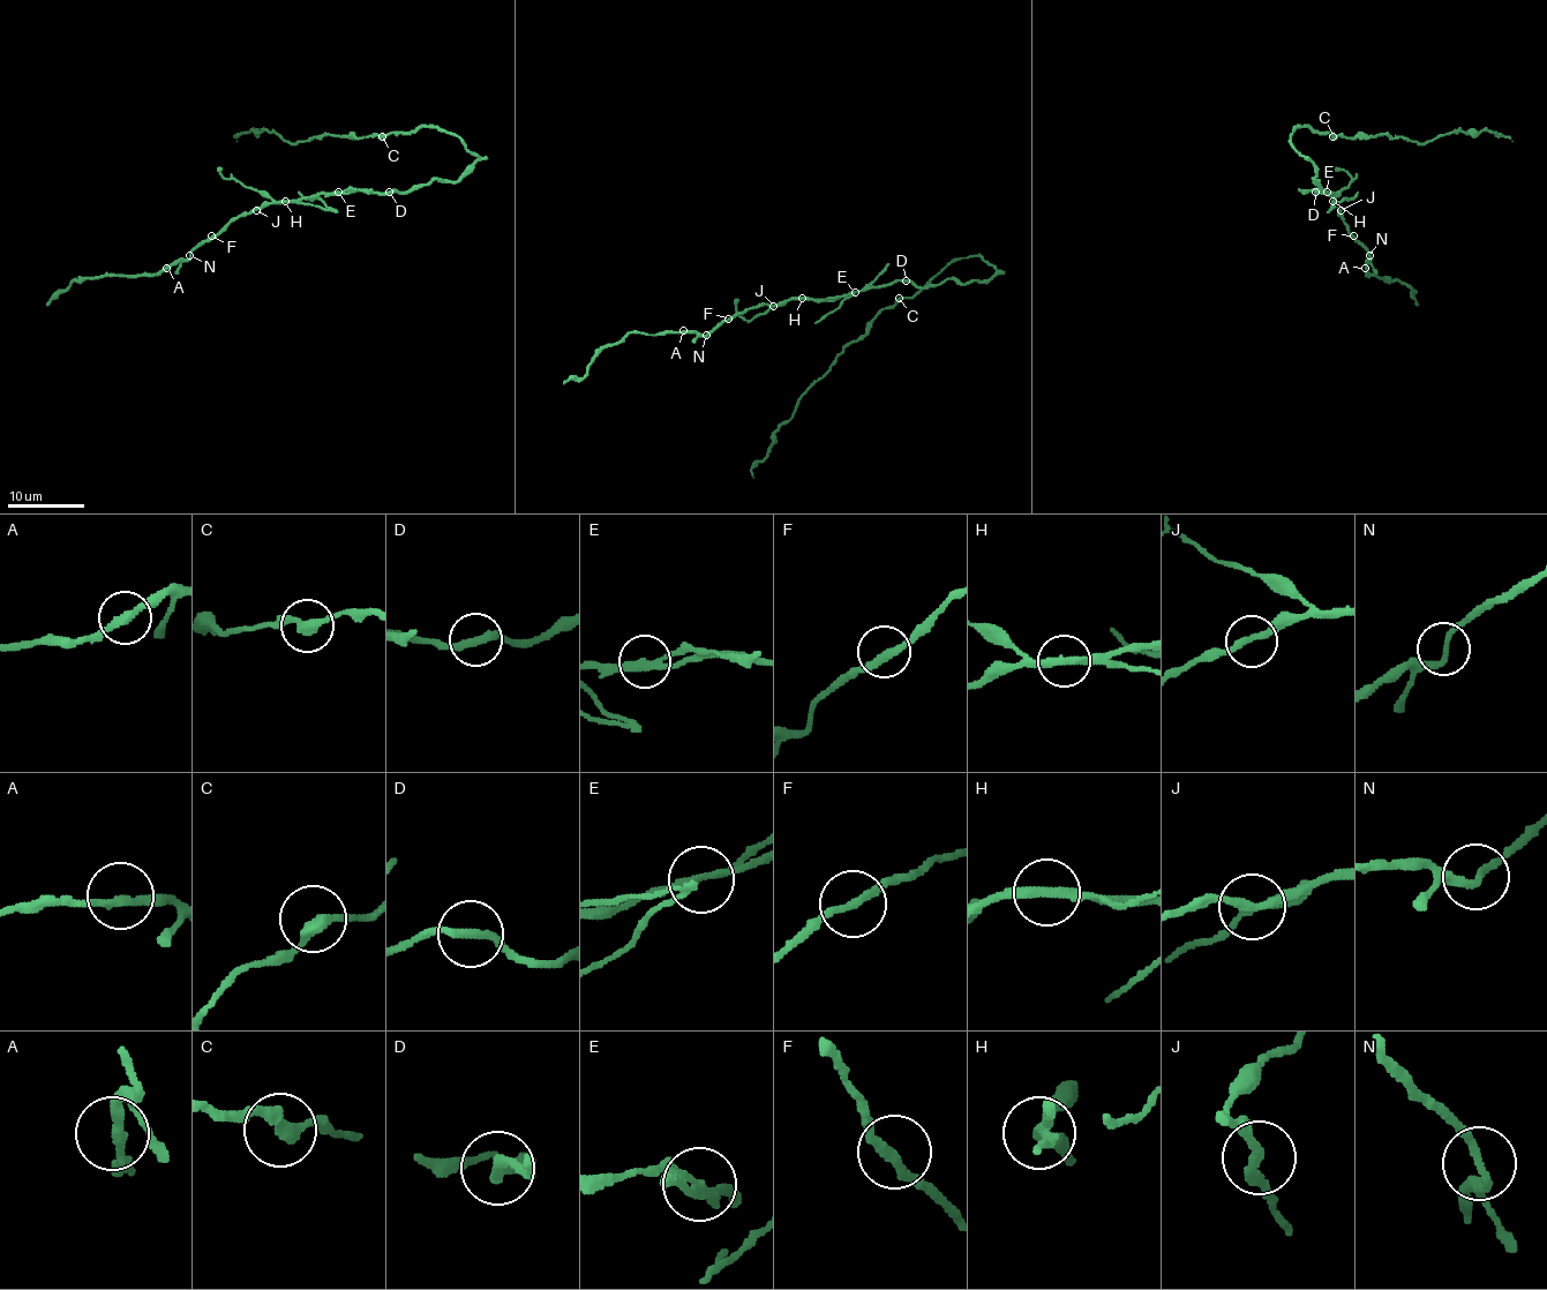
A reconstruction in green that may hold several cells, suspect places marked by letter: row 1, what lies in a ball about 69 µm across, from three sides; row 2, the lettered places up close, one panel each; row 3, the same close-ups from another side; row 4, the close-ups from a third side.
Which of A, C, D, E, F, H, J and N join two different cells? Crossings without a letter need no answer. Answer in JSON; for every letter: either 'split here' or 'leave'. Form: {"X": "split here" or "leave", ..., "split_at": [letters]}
{"A": "leave", "C": "leave", "D": "leave", "E": "split here", "F": "leave", "H": "split here", "J": "leave", "N": "leave", "split_at": ["E", "H"]}

